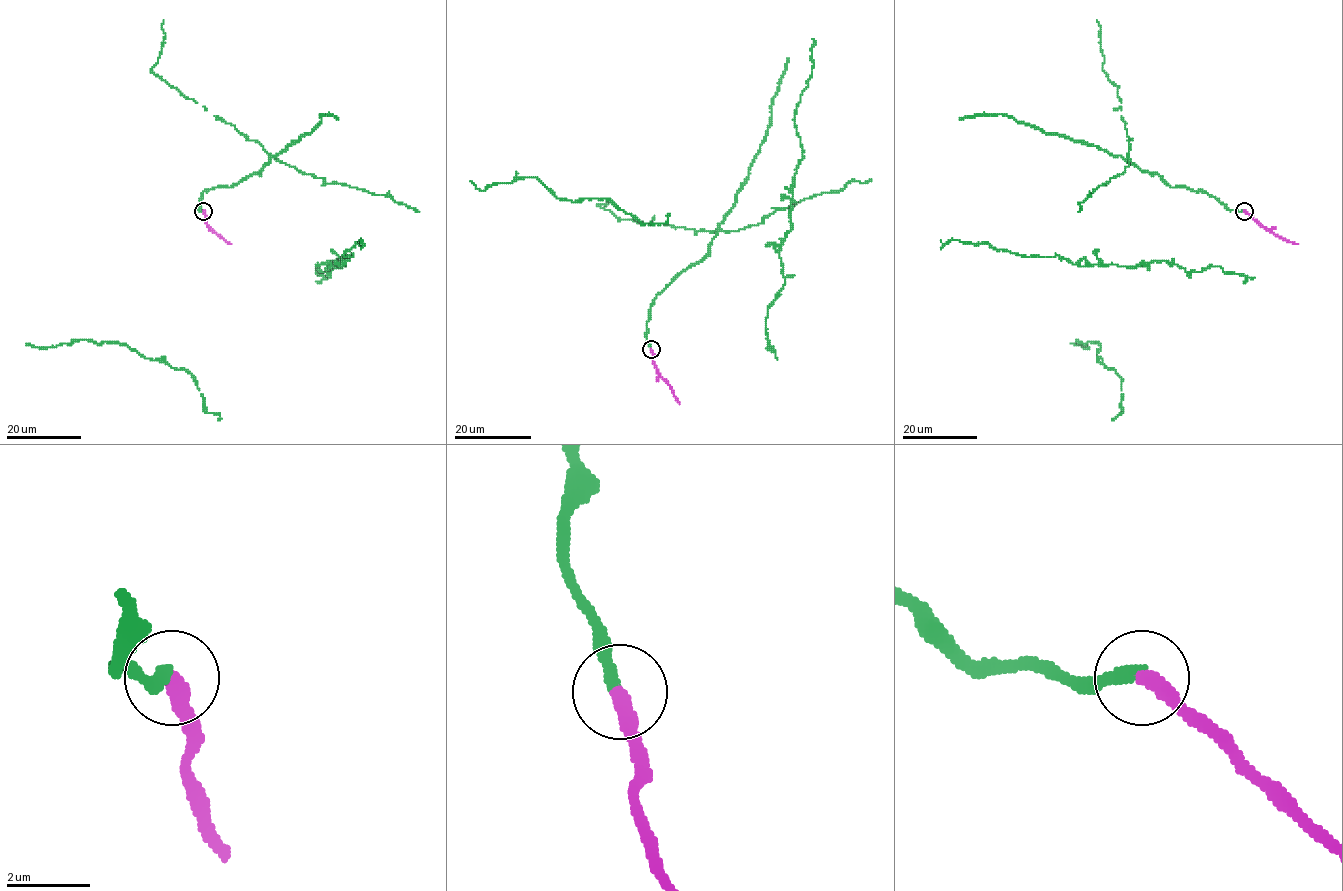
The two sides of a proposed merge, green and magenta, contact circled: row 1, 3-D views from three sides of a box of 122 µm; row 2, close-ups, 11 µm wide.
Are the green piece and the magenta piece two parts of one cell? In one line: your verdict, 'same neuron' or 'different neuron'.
same neuron

